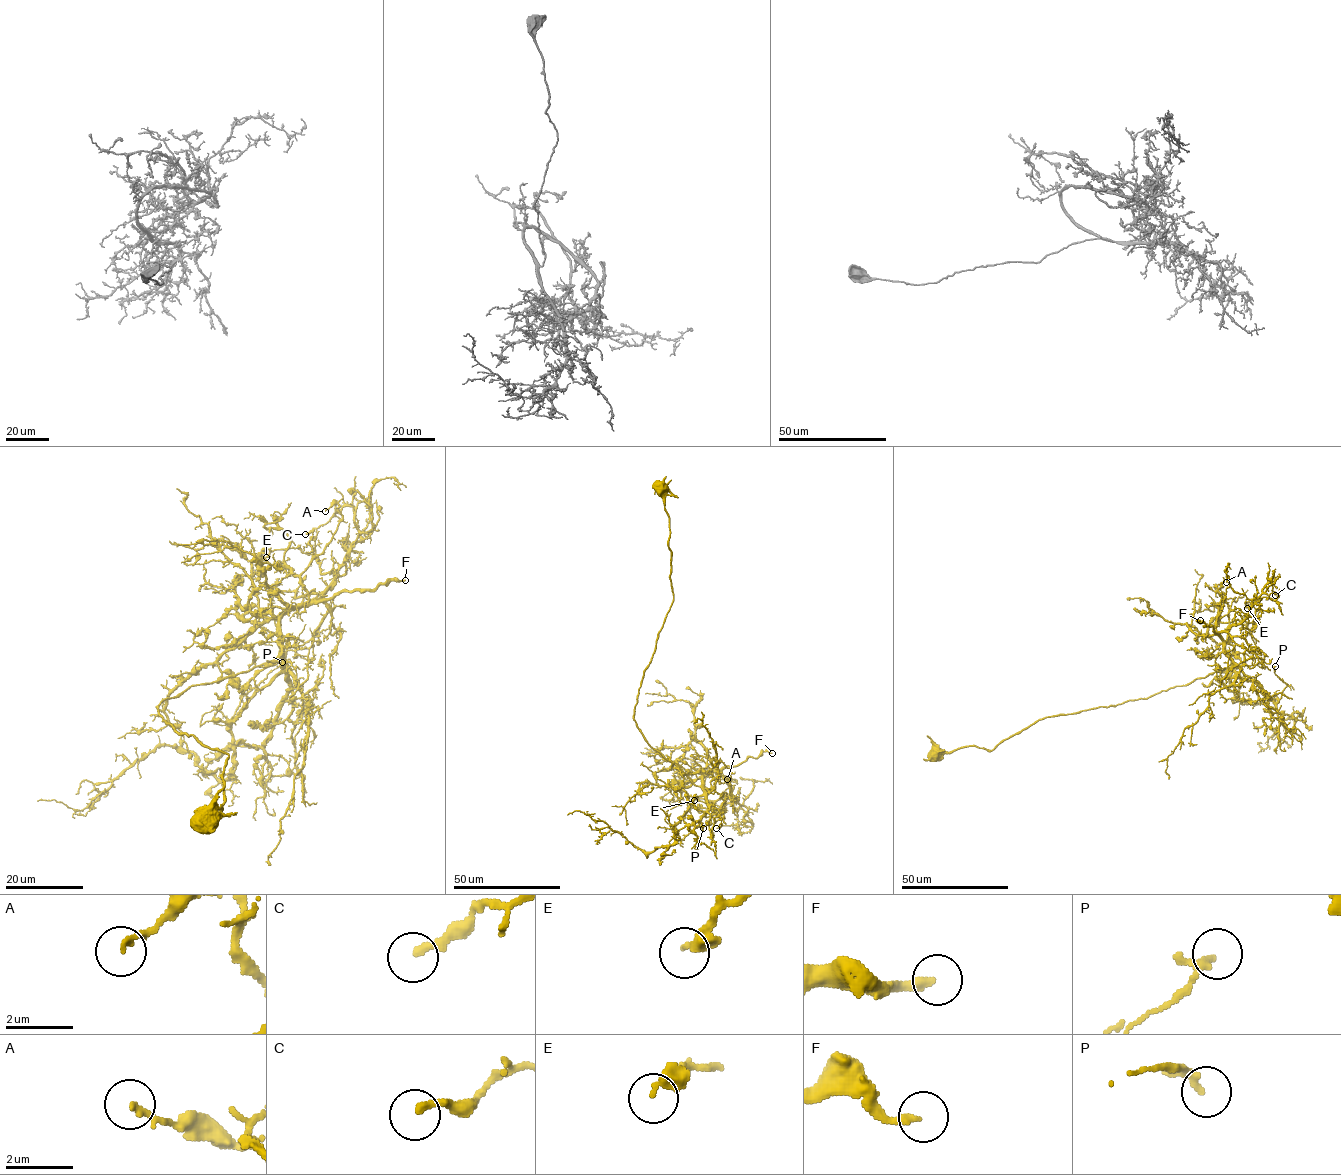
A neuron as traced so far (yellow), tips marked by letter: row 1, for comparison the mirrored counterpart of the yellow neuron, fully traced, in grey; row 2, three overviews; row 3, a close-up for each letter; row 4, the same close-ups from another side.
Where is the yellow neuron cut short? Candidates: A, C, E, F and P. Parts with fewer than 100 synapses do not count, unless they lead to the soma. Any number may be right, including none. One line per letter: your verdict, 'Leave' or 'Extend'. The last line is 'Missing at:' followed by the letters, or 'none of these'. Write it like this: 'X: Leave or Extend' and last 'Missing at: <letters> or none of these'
A: Leave
C: Leave
E: Leave
F: Extend
P: Leave
Missing at: F

